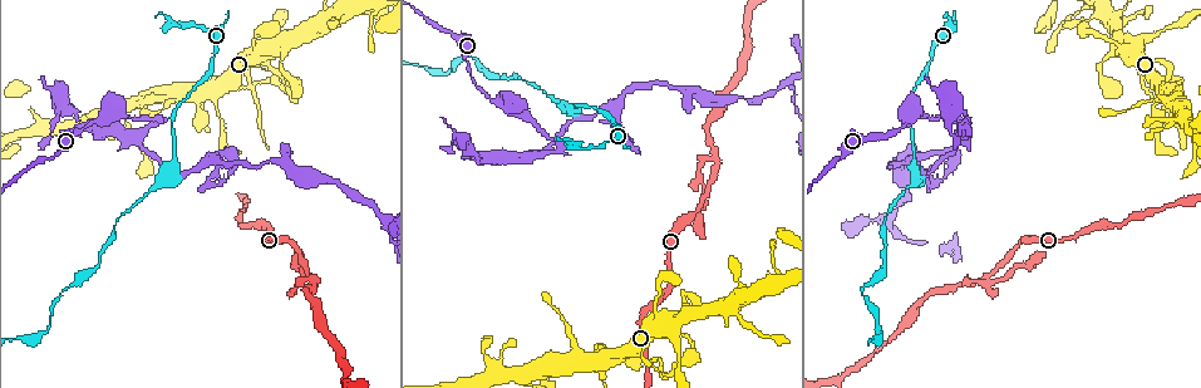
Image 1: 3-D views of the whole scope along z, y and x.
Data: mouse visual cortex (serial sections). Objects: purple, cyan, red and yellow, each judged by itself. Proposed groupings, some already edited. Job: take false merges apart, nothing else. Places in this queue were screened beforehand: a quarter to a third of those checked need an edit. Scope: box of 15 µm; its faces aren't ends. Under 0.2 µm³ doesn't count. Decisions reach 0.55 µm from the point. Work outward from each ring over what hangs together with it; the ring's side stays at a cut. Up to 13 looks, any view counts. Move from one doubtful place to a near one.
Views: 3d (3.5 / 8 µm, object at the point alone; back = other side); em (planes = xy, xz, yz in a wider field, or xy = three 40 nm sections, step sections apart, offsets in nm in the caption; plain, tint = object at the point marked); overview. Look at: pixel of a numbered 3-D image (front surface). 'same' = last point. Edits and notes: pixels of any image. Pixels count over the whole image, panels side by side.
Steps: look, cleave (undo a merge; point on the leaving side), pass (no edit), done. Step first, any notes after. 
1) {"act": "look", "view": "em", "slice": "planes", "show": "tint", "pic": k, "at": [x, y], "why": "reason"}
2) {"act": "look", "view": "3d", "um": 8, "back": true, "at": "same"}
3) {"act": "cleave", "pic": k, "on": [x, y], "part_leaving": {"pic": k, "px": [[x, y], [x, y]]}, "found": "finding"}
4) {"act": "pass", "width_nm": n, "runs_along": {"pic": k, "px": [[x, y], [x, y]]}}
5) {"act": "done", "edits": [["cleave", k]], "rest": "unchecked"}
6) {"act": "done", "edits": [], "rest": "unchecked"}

{"act": "look", "view": "3d", "um": 3.5, "pic": 1, "at": [175, 164], "why": "thick turns thin"}

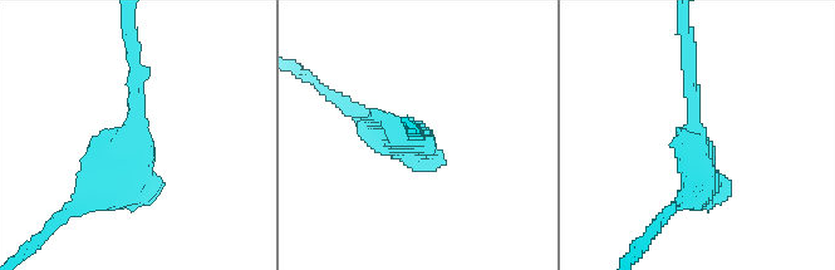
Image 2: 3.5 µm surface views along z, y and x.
{"act": "look", "view": "em", "slice": "xy", "step": 3, "show": "tint", "pic": 2, "at": [698, 141], "why": "now the EM"}

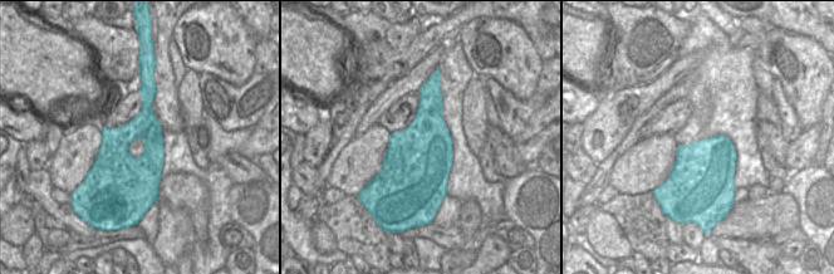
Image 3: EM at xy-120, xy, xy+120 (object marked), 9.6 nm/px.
{"act": "pass", "width_nm": 650, "runs_along": {"pic": 3, "px": [[147, 88], [150, 165], [132, 194]]}, "found": "continuous, no second cell"}

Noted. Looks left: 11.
{"act": "look", "view": "3d", "um": 8, "pic": 1, "at": [956, 122], "why": "sharp bend"}

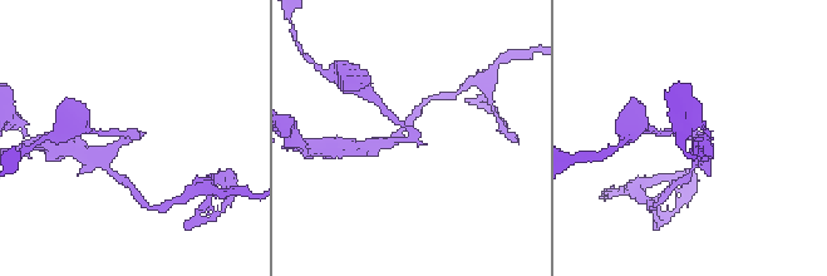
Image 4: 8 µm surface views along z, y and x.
{"act": "look", "view": "3d", "um": 3.5, "pic": 4, "at": [691, 139]}

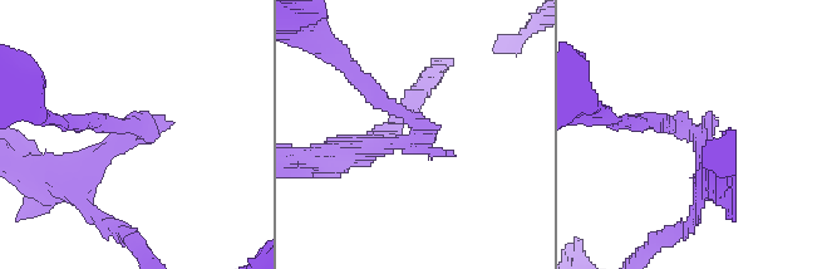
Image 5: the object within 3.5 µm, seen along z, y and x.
{"act": "look", "view": "em", "slice": "xy", "step": 1, "show": "tint", "pic": 5, "at": [418, 132], "arm_widths_nm": [200, 250], "why": "shape alone is not enough"}

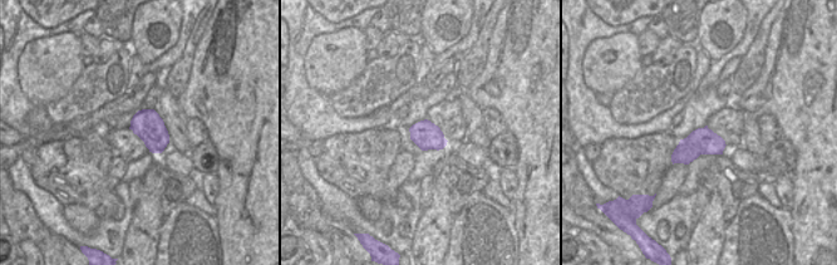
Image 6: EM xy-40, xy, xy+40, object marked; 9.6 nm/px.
{"act": "cleave", "pic": 5, "on": [367, 147], "part_leaving": {"pic": 5, "px": [[416, 140], [354, 152], [377, 136]]}, "found": "two cells meet here"}

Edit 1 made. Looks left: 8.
{"act": "look", "view": "3d", "um": 3.5, "pic": 1, "at": [601, 377], "why": "sudden change in width"}

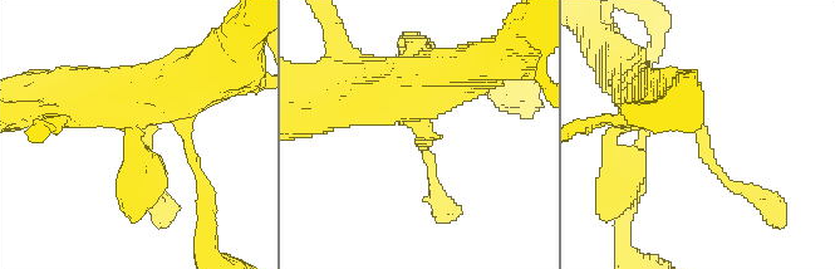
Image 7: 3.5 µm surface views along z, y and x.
{"act": "look", "view": "em", "slice": "xy", "step": 5, "show": "tint", "pic": 7, "at": [423, 134], "why": "shape alone is not enough"}

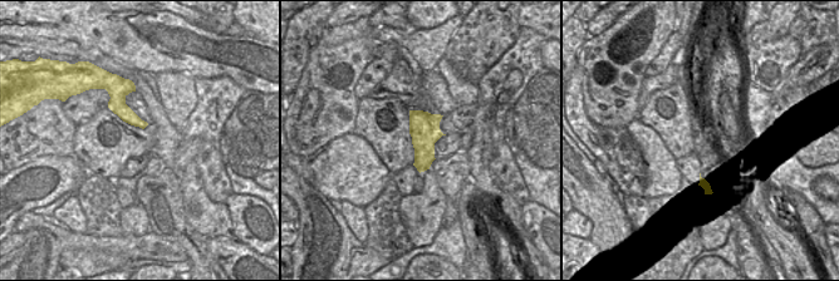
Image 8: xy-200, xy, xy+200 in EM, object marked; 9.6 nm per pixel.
{"act": "look", "view": "em", "slice": "xy", "step": 2, "show": "tint", "at": "same"}

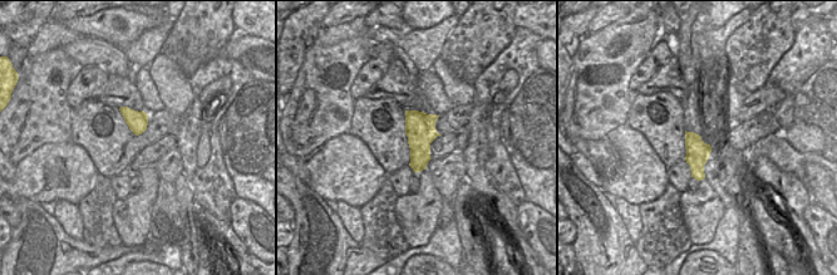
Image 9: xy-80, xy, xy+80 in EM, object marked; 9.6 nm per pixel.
{"act": "pass", "arm_widths_nm": [100, 600], "runs_along": {"pic": 7, "px": [[646, 96], [693, 118], [712, 165], [738, 187]]}, "found": "one cell here"}

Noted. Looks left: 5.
{"act": "look", "view": "3d", "um": 3.5, "pic": 1, "at": [1177, 80], "why": "thin neck"}

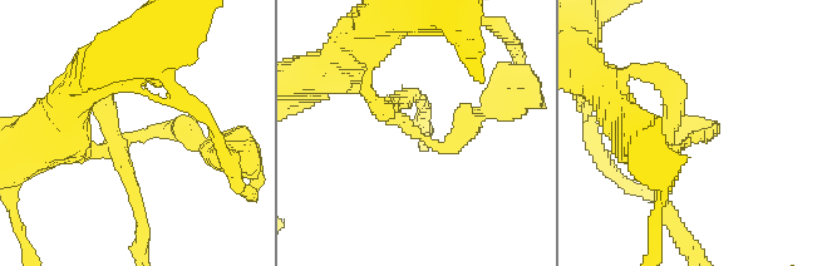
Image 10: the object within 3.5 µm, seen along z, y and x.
{"act": "look", "view": "em", "slice": "xy", "step": 5, "show": "tint", "pic": 10, "at": [690, 138]}

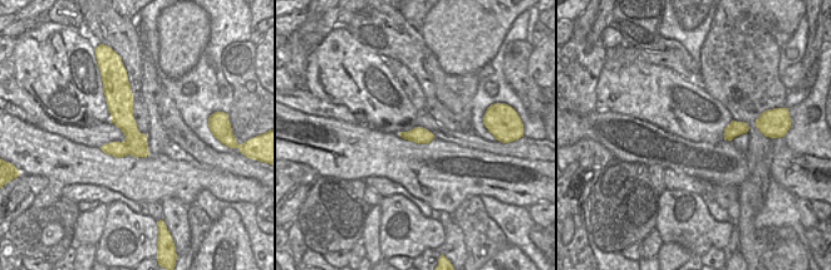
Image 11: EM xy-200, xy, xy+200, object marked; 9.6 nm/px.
{"act": "pass", "width_nm": 160, "runs_along": {"pic": 11, "px": [[123, 84], [123, 119], [143, 153]]}, "found": "continuous, no second cell"}

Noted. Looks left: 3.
{"act": "look", "view": "3d", "um": 3.5, "back": true, "pic": 1, "at": [1124, 49], "why": "calibre changes"}

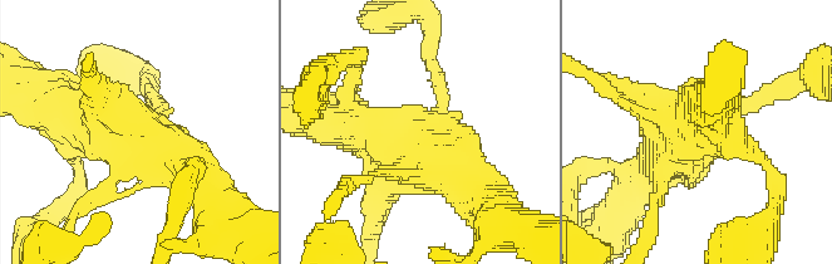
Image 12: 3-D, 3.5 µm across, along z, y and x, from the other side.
{"act": "look", "view": "em", "slice": "planes", "show": "tint", "pic": 12, "at": [428, 130]}

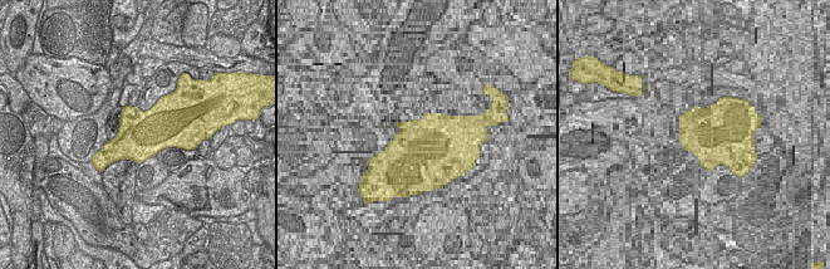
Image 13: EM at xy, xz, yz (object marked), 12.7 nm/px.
{"act": "pass", "runs_along": {"pic": 12, "px": [[483, 192], [344, 118]]}, "found": "one cell here"}

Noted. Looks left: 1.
{"act": "done", "edits": [["cleave", 5]], "rest": "unchecked"}

